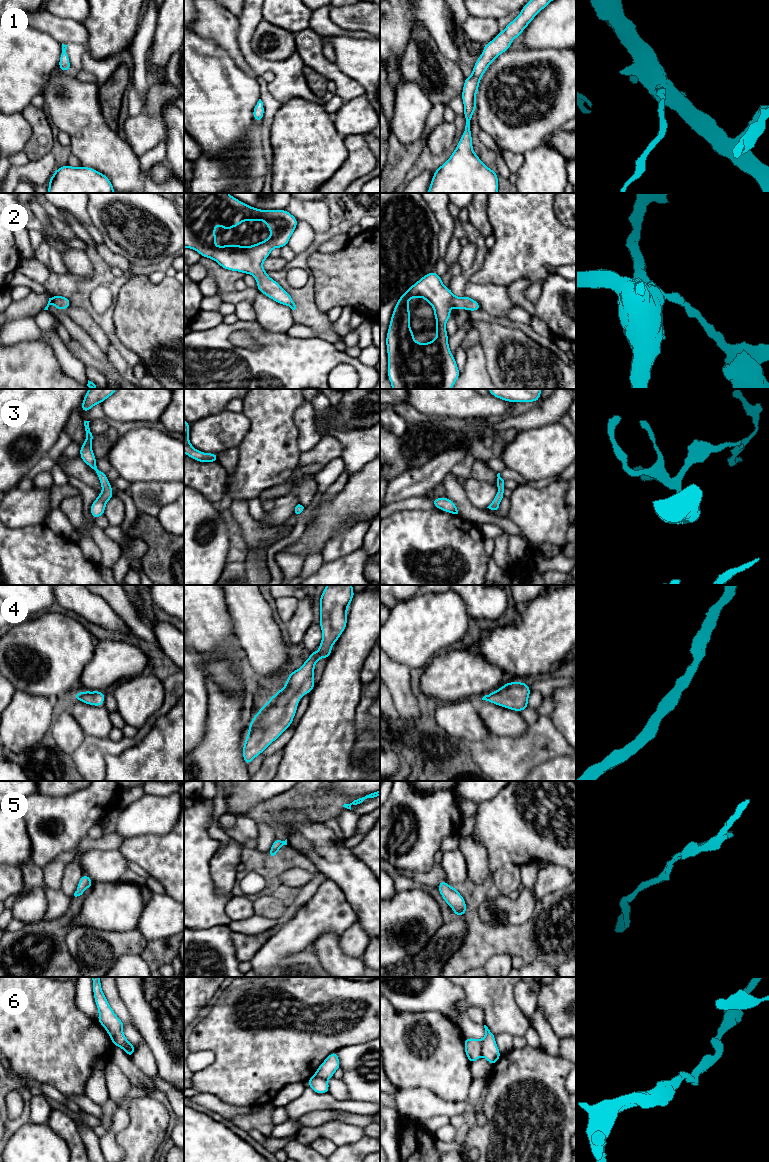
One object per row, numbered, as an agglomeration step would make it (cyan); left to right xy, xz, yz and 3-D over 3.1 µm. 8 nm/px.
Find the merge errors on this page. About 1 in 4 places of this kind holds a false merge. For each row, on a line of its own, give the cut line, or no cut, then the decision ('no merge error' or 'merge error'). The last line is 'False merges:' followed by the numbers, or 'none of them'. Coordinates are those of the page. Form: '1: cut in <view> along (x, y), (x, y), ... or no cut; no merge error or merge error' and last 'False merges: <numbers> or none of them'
1: no cut; no merge error
2: no cut; no merge error
3: no cut; no merge error
4: no cut; no merge error
5: no cut; no merge error
6: cut in yz along (480, 1041), (482, 1054); merge error
False merges: 6

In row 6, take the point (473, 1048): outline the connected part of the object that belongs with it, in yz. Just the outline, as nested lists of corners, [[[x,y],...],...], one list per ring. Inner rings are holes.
[[[465,1037],[464,1049],[471,1064],[477,1061],[482,1055],[481,1041],[475,1038]]]

